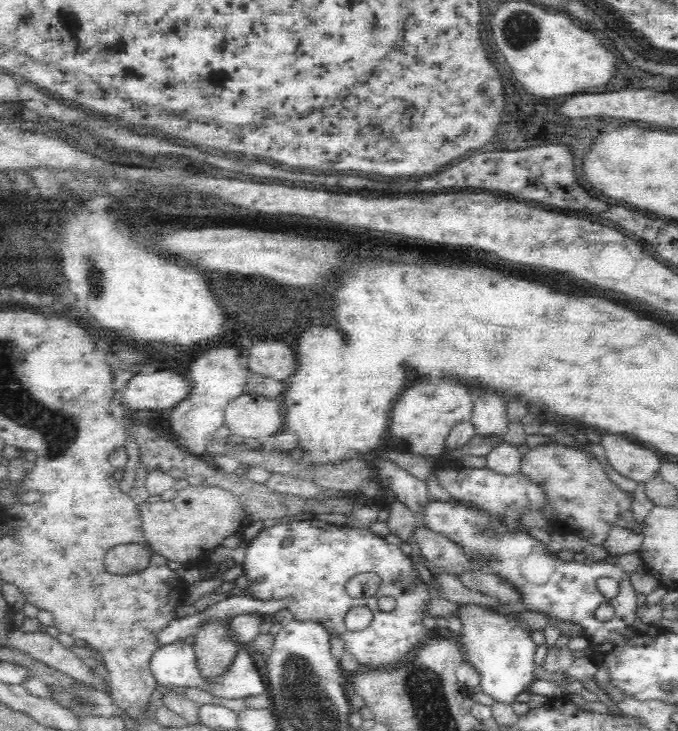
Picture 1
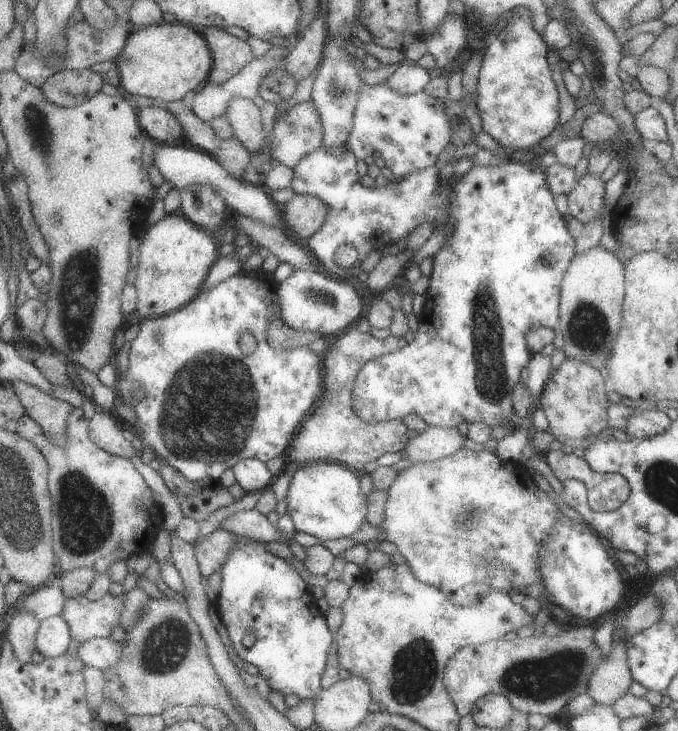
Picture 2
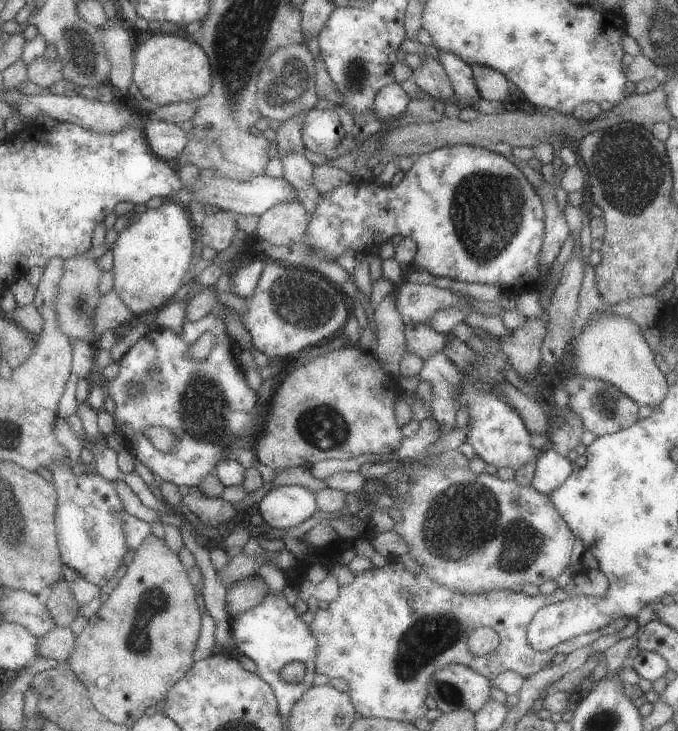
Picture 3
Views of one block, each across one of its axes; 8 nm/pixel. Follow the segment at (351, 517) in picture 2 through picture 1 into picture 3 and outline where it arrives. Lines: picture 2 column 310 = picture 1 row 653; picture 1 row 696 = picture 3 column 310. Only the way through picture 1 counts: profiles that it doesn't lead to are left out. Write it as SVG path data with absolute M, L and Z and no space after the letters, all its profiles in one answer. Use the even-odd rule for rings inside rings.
M295 484L270 489L257 504L263 523L279 530L296 527L310 518L315 510L315 491Z

